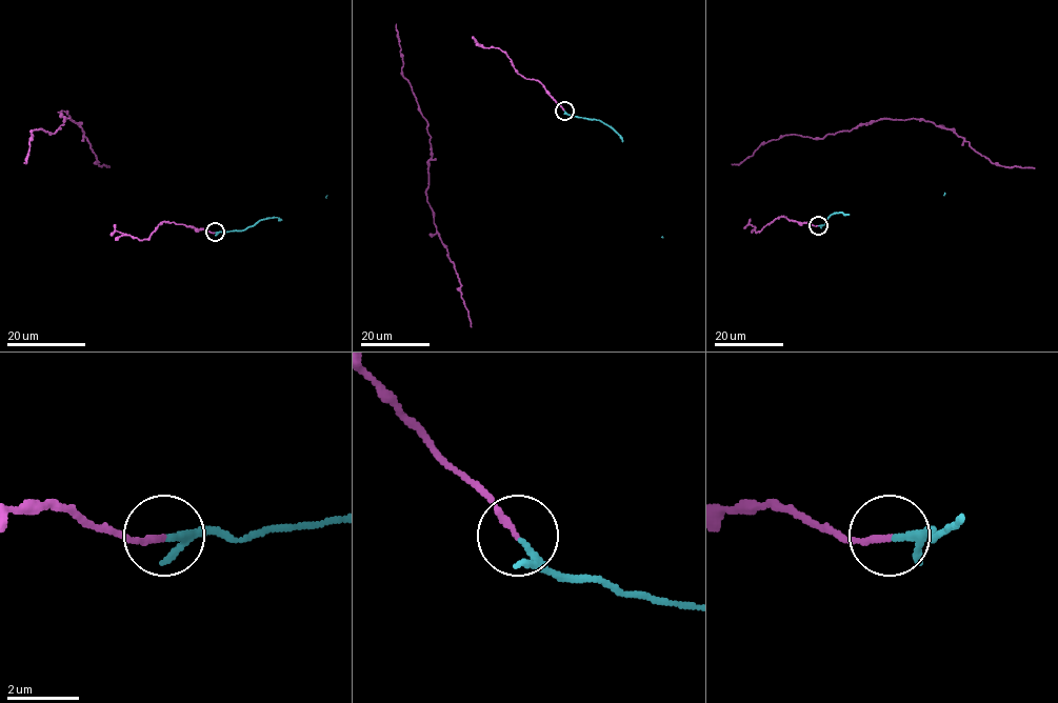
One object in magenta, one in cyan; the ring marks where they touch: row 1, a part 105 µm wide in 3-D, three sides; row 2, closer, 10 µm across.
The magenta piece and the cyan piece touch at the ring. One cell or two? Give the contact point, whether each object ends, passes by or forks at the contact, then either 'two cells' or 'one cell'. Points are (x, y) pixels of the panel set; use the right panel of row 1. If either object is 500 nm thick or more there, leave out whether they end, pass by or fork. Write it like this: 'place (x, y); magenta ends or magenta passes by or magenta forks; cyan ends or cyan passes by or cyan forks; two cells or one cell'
place (818, 225); magenta ends; cyan passes by; one cell

